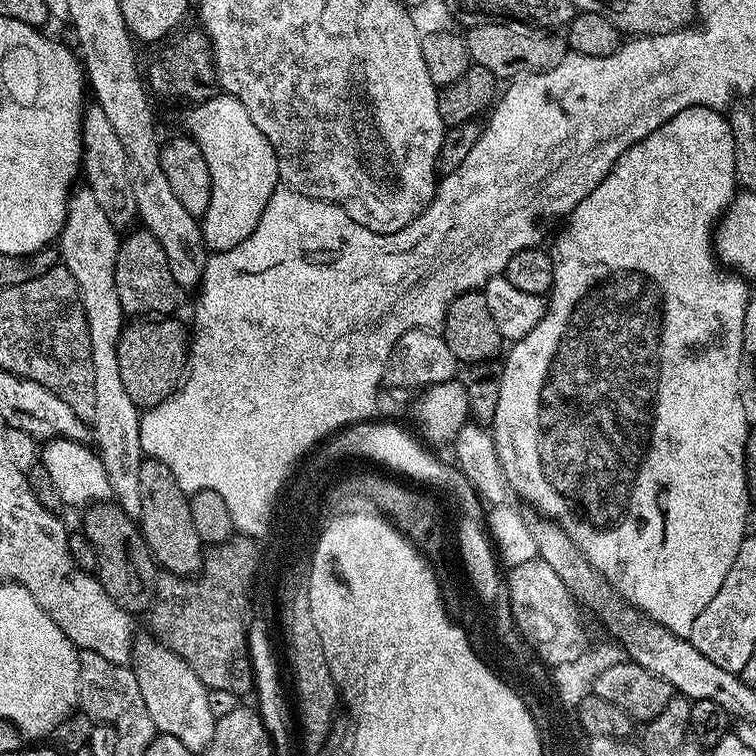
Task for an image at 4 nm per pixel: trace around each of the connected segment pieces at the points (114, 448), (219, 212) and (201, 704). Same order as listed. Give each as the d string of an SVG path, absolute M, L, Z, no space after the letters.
M80 186L68 198L68 213L58 237L58 251L63 264L74 274L80 301L86 314L90 334L90 362L94 366L94 418L90 432L96 436L95 451L100 453L102 466L110 478L112 496L127 516L139 517L142 493L138 487L141 411L126 394L122 373L118 371L118 342L126 327L126 314L118 302L116 259L120 249L121 233L106 218L98 198L86 186Z
M214 94L201 104L192 104L184 116L183 131L202 150L206 170L210 170L210 206L200 220L200 233L212 252L225 252L238 242L246 242L266 210L266 202L281 183L278 158L274 146L266 142L266 134L254 126L246 106L238 98L227 94Z
M151 634L135 637L131 663L138 678L138 690L142 690L142 702L146 702L146 710L150 710L150 718L154 722L157 733L178 738L178 742L182 742L186 750L194 754L203 754L214 738L218 716L217 713L212 713L212 704L208 701L210 690L200 681L198 674L194 674L194 670L190 670L185 660L178 658L178 654L171 652L165 644L160 643Z

